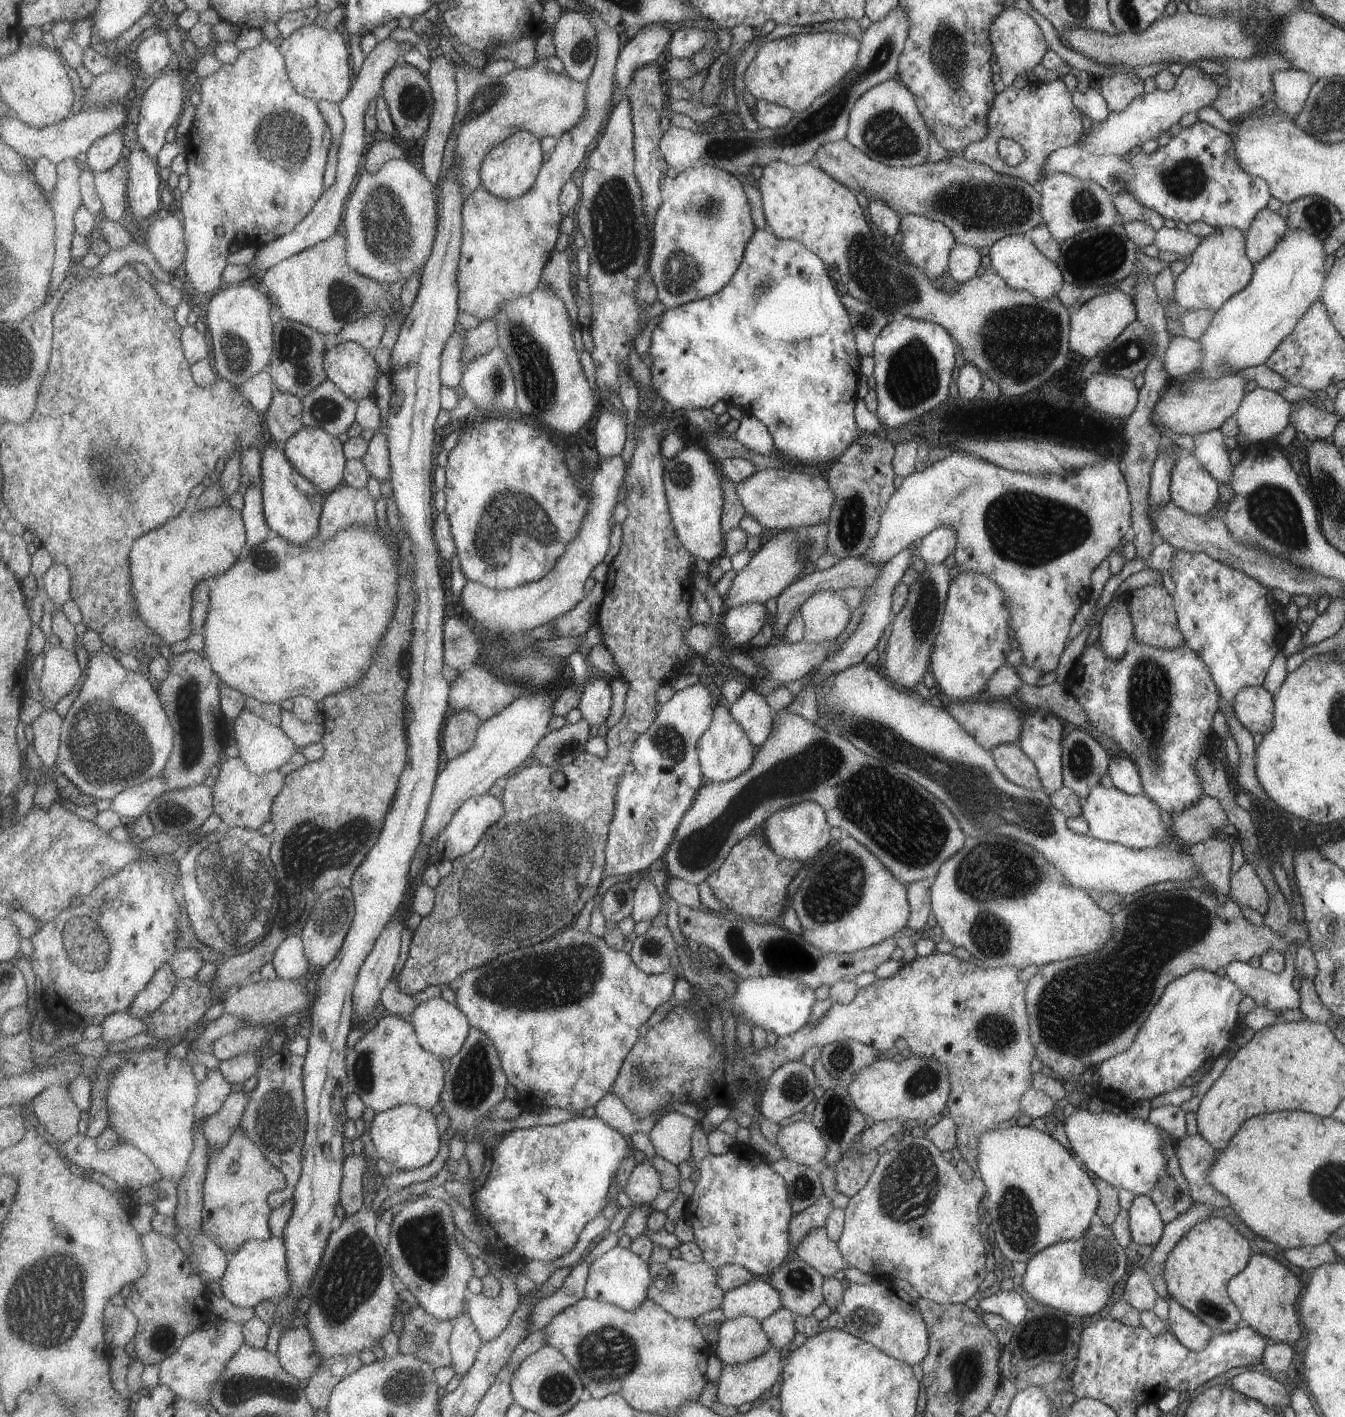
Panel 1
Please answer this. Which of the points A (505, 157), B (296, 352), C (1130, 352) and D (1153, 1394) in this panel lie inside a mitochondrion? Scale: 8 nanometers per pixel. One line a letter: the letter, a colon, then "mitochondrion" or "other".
A: other
B: mitochondrion
C: mitochondrion
D: other

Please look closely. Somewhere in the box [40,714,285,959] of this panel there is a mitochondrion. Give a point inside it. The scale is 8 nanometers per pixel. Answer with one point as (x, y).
(235, 880)

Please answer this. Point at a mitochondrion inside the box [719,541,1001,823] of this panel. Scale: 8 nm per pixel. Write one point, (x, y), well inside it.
(925, 614)

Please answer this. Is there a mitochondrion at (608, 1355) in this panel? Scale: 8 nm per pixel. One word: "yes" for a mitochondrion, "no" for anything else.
yes

